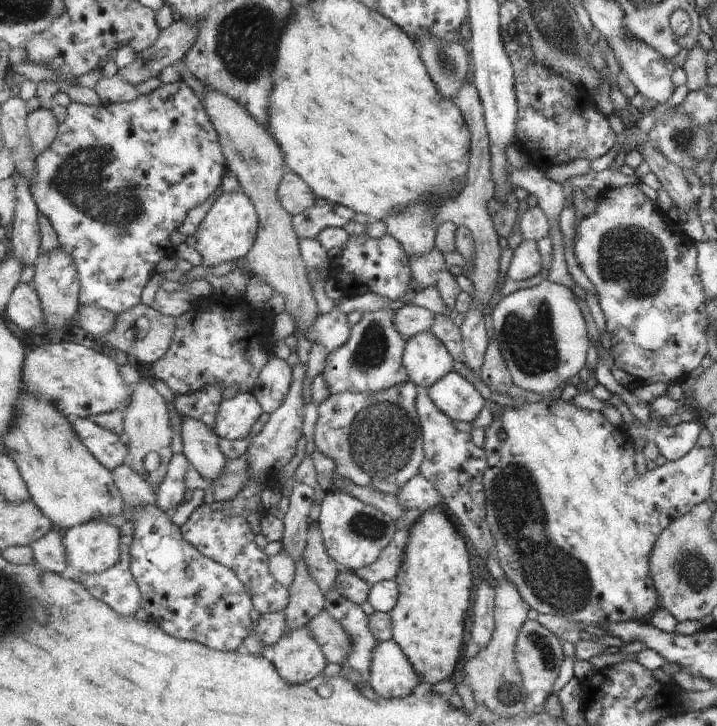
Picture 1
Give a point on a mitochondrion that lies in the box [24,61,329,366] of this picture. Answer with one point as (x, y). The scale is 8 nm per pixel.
(89, 178)

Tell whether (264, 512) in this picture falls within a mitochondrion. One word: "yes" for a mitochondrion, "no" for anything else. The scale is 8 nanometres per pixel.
no

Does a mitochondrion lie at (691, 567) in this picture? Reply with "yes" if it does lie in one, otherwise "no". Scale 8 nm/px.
yes

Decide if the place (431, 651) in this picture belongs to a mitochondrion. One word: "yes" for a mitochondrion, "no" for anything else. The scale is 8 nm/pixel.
no

